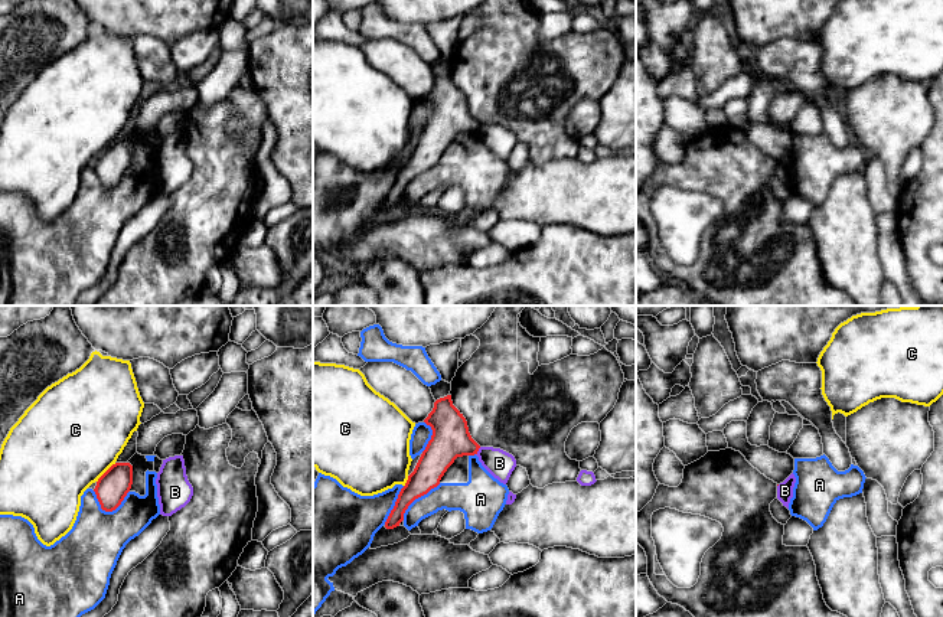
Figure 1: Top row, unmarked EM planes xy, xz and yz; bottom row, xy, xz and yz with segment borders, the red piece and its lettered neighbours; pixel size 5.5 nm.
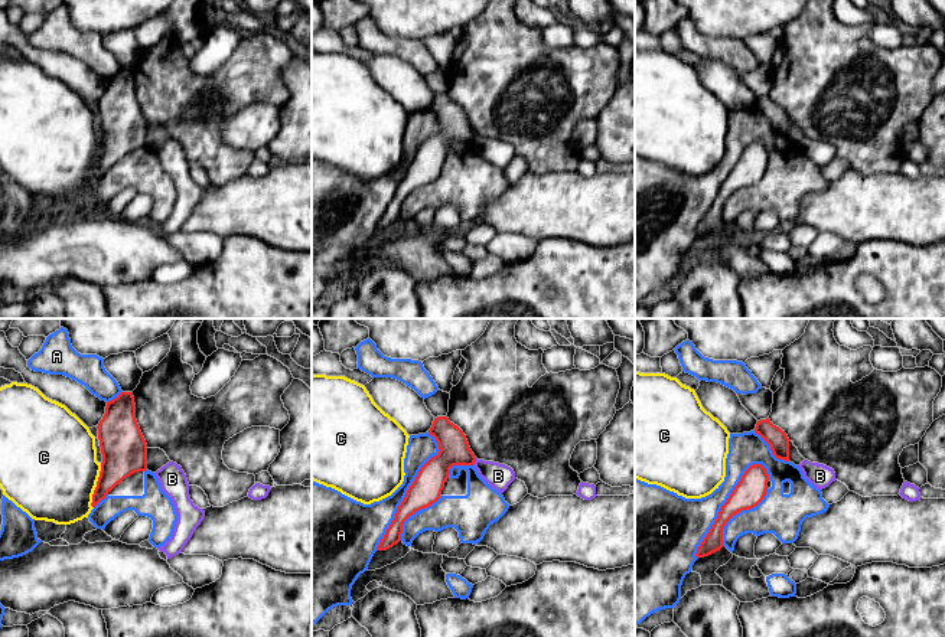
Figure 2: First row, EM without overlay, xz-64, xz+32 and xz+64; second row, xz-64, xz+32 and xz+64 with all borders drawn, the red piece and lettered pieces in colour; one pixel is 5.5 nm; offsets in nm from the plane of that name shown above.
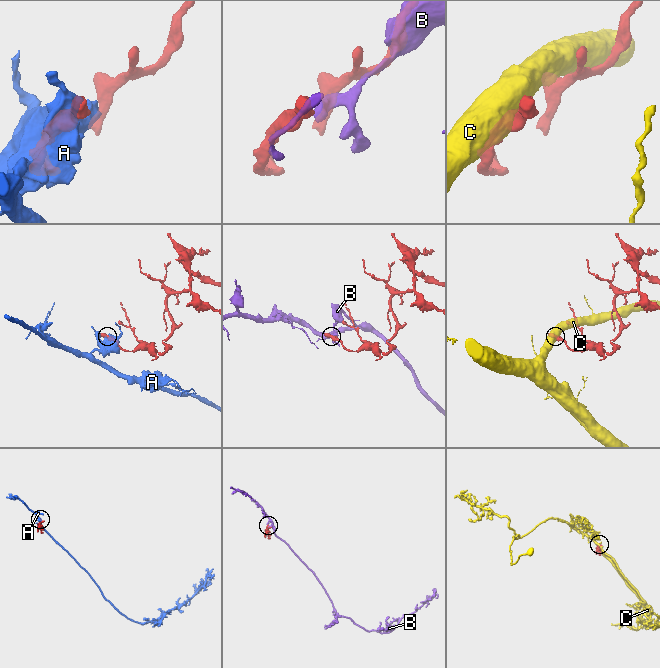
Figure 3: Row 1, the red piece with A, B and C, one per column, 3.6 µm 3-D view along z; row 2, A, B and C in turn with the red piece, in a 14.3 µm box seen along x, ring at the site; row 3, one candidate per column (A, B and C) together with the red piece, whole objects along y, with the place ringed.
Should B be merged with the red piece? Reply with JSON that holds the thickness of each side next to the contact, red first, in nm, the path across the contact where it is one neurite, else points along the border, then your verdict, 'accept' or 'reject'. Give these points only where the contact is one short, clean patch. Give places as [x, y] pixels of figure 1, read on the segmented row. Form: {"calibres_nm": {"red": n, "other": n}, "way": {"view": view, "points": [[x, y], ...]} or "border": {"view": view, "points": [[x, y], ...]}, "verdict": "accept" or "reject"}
{"calibres_nm": {"red": 220, "other": 150}, "border": {"view": "xz", "points": [[480, 447], [476, 454]]}, "verdict": "reject"}

